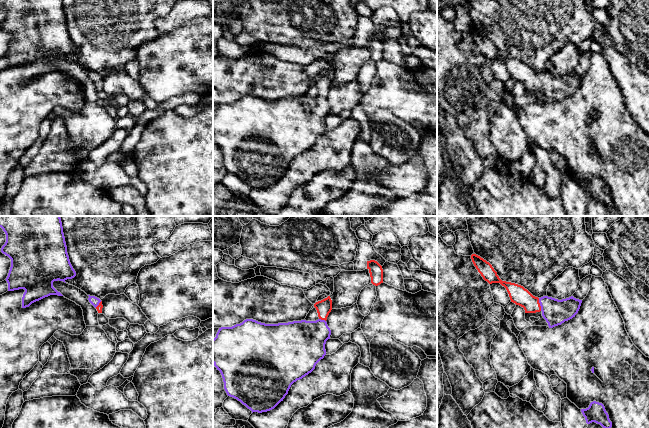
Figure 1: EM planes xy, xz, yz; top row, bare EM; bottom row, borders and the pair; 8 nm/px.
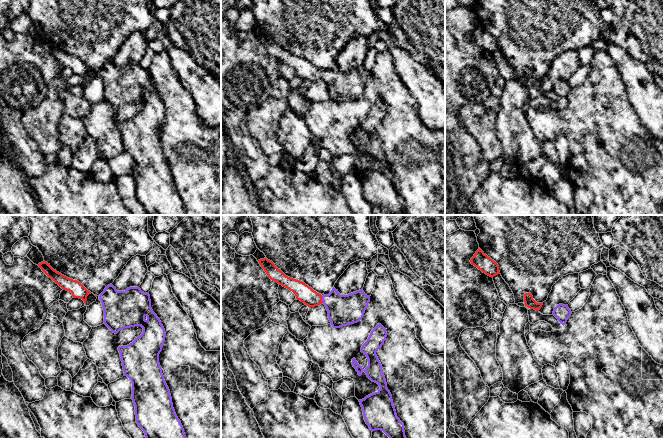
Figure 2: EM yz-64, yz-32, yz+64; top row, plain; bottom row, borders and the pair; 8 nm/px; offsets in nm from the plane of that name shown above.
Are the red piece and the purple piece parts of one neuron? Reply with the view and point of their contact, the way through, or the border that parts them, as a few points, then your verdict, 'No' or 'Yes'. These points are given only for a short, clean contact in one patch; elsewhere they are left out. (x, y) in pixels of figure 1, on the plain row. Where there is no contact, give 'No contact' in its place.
Touches red at yz (539, 80). Path across: yz (518, 70), (531, 80), (539, 80), (546, 80), (555, 88). Yes

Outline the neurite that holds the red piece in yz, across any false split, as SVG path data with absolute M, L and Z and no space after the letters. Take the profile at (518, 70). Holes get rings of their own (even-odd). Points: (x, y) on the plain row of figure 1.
M472 30L471 35L483 55L489 60L500 59L504 62L511 78L523 83L525 89L541 87L549 104L561 101L565 97L572 95L580 85L582 76L576 75L573 72L562 76L548 72L535 73L521 61L502 57L492 41L480 32Z

